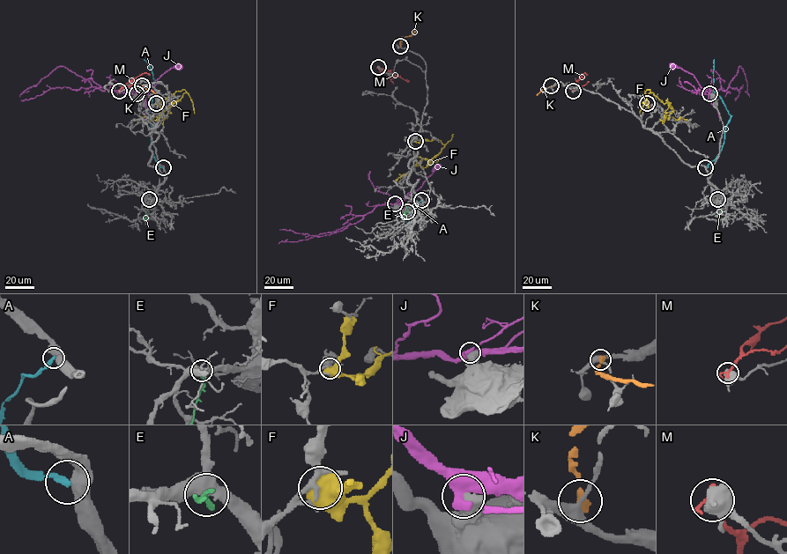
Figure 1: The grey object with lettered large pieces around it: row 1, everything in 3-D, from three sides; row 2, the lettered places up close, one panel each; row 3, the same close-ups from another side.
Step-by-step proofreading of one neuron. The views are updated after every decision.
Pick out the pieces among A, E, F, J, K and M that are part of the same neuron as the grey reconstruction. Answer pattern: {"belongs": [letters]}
{"belongs": []}

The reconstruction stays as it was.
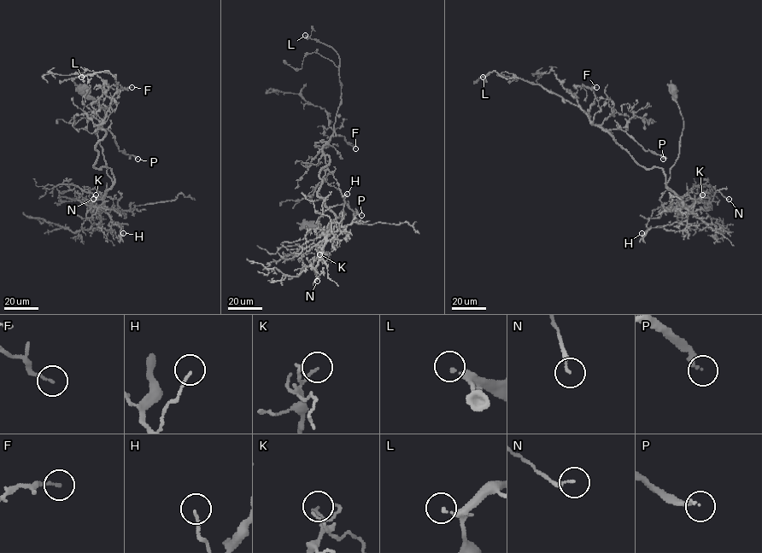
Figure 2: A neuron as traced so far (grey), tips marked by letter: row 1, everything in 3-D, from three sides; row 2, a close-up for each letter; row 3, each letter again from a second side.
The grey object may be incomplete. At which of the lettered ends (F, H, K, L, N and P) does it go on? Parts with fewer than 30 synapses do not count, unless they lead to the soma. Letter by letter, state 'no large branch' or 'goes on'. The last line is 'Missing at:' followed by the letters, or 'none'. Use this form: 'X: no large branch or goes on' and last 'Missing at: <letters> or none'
F: no large branch
H: no large branch
K: no large branch
L: goes on
N: no large branch
P: goes on
Missing at: L, P

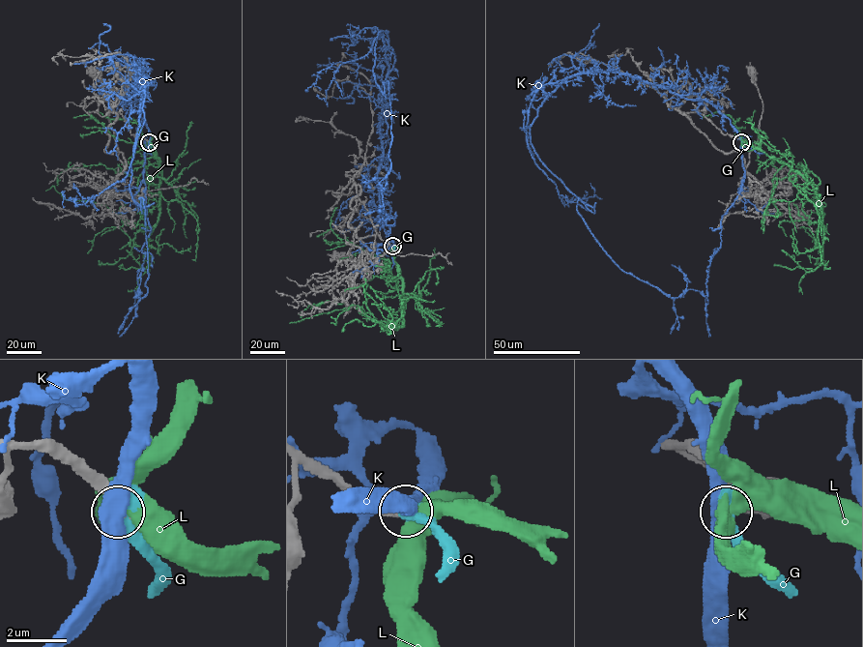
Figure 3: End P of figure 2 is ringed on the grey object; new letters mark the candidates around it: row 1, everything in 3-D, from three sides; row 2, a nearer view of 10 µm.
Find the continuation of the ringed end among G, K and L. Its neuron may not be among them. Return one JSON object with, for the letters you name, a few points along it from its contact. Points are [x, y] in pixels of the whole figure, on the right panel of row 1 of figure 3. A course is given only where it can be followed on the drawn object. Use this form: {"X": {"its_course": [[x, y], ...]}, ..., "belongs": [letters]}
{"belongs": ["G"]}

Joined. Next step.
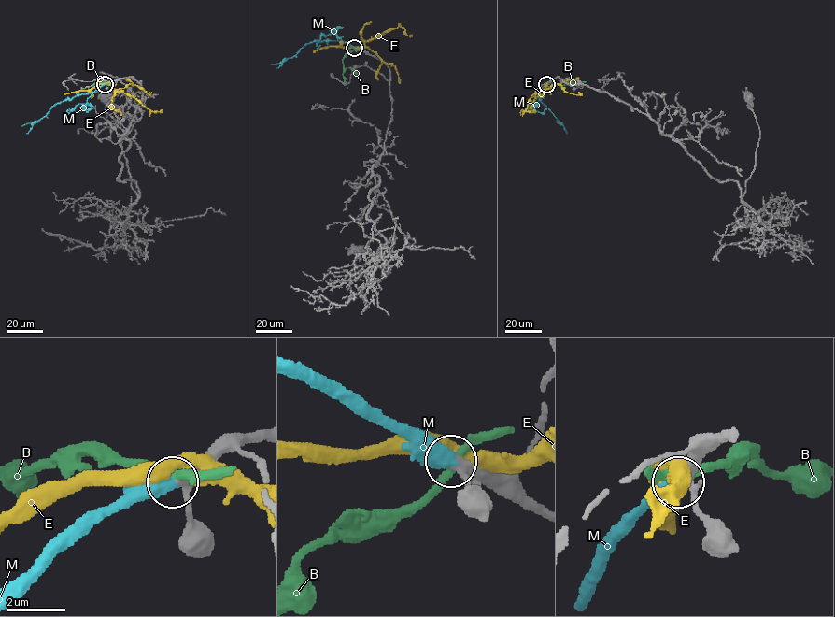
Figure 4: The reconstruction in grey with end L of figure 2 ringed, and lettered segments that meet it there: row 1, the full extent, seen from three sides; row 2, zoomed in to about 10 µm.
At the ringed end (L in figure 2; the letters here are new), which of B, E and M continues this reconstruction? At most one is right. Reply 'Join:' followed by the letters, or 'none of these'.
Join: M

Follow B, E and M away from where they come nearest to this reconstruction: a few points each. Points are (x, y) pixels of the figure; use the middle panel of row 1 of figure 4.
B: (355, 48), (342, 60), (347, 88)
E: (353, 47), (361, 47), (386, 31), (399, 26), (407, 35), (412, 35)
M: (354, 48), (340, 41), (314, 41), (307, 43), (276, 68)

